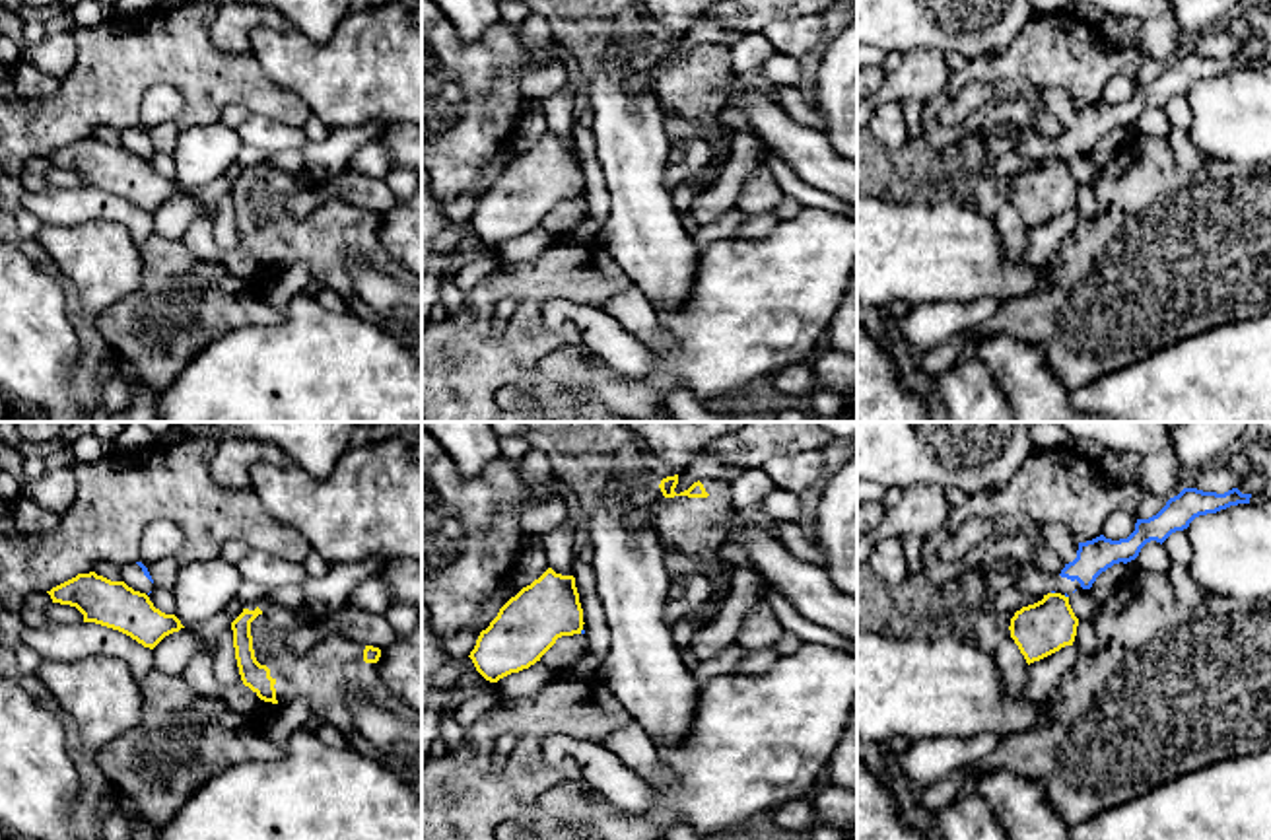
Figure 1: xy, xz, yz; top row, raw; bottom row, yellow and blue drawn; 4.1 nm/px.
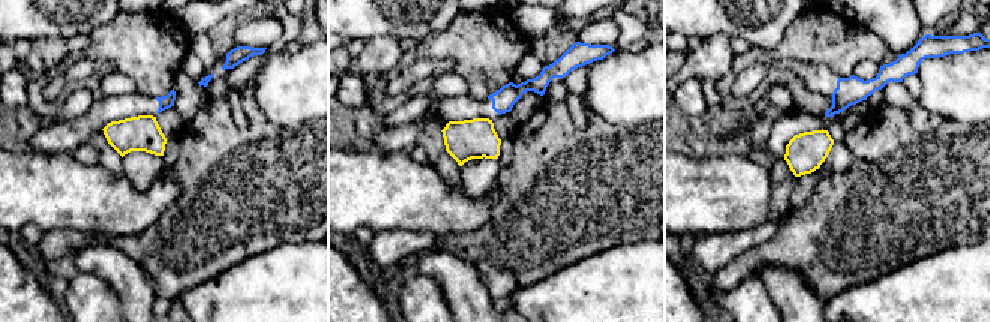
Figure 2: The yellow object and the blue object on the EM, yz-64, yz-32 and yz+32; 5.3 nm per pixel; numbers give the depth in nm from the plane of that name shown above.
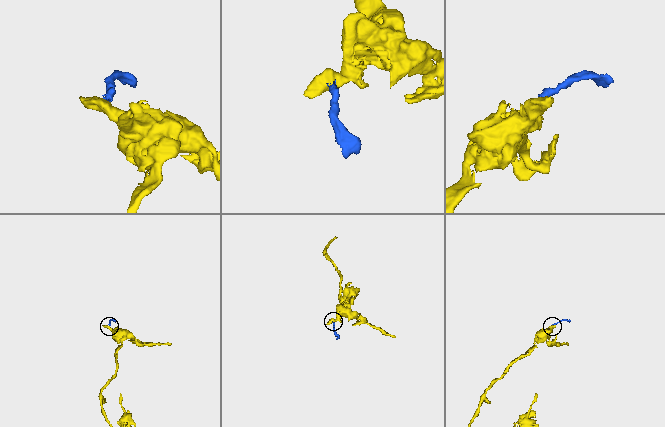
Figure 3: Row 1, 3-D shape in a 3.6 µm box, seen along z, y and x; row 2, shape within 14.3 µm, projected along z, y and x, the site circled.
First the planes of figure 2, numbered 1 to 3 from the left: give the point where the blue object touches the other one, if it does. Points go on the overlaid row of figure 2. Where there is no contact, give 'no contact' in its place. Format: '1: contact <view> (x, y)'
1: no contact
2: no contact
3: no contact

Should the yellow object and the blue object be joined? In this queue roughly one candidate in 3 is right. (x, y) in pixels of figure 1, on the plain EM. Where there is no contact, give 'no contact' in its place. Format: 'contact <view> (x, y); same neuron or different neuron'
contact xz (582, 193); different neuron

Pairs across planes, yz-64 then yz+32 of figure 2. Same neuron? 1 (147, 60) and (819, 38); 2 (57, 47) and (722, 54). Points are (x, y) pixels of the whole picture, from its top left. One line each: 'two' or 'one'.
1: one
2: one

